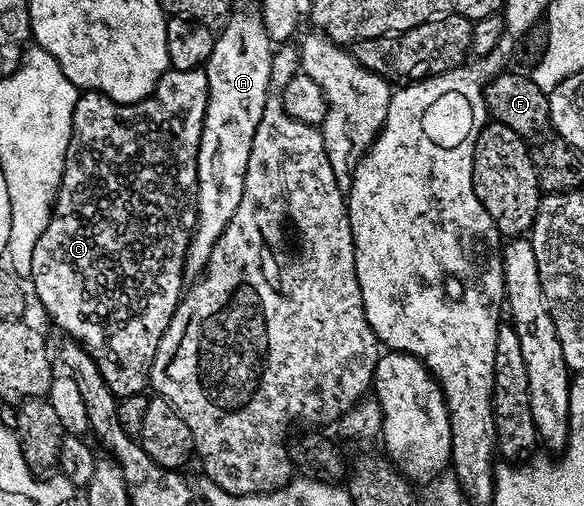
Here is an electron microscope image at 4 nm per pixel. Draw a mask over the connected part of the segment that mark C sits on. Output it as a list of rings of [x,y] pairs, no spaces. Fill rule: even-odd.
[[[200,67],[166,71],[152,93],[137,103],[116,103],[111,97],[100,95],[97,91],[86,91],[77,96],[73,132],[67,145],[65,168],[61,187],[53,204],[53,216],[49,219],[47,229],[43,229],[43,237],[39,237],[39,245],[35,245],[35,253],[31,253],[31,282],[42,309],[53,318],[58,332],[71,336],[85,348],[95,365],[99,365],[99,373],[103,373],[103,381],[107,381],[111,393],[118,397],[140,395],[146,390],[155,349],[159,349],[159,341],[165,338],[167,325],[181,301],[181,279],[186,278],[185,254],[193,235],[193,226],[197,224],[197,154],[208,100],[207,73]]]

